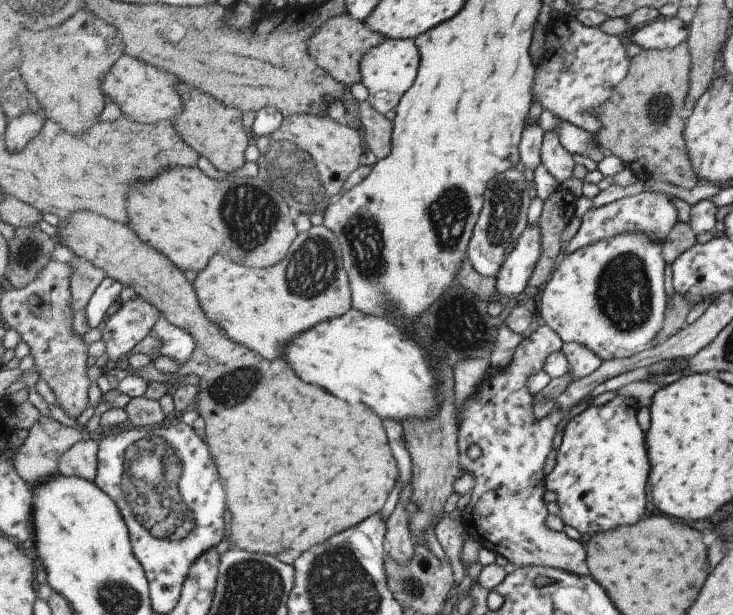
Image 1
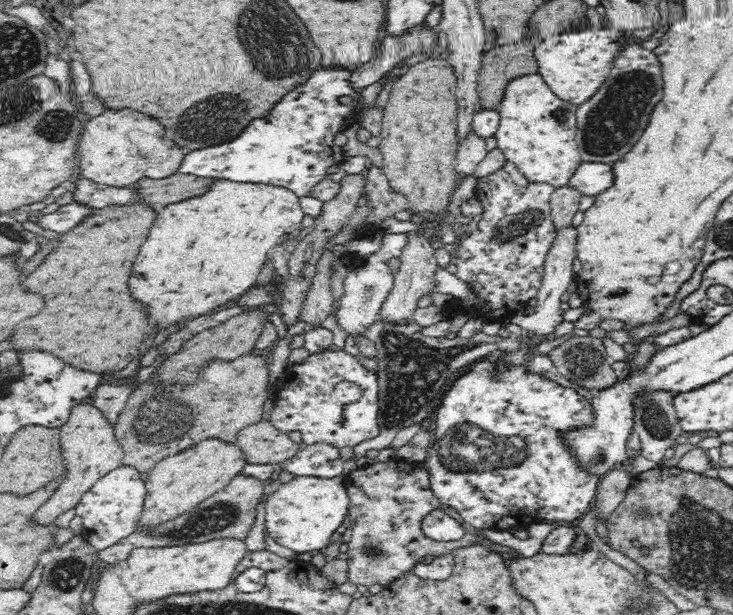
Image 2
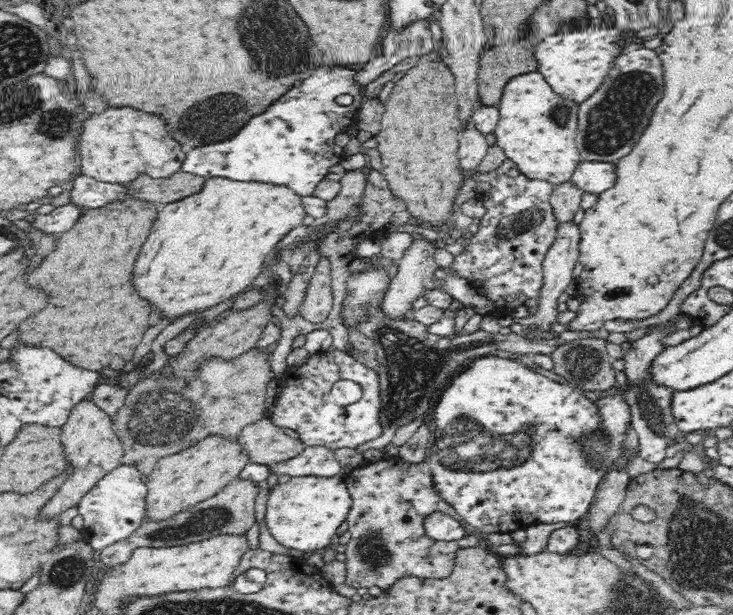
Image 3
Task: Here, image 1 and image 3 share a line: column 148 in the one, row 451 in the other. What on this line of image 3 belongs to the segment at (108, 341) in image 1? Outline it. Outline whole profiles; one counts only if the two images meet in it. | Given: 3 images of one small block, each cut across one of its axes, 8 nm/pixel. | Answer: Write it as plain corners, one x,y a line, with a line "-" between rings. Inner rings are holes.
324,445
305,447
291,460
269,466
272,474
297,476
336,476
343,465
336,459
336,450

